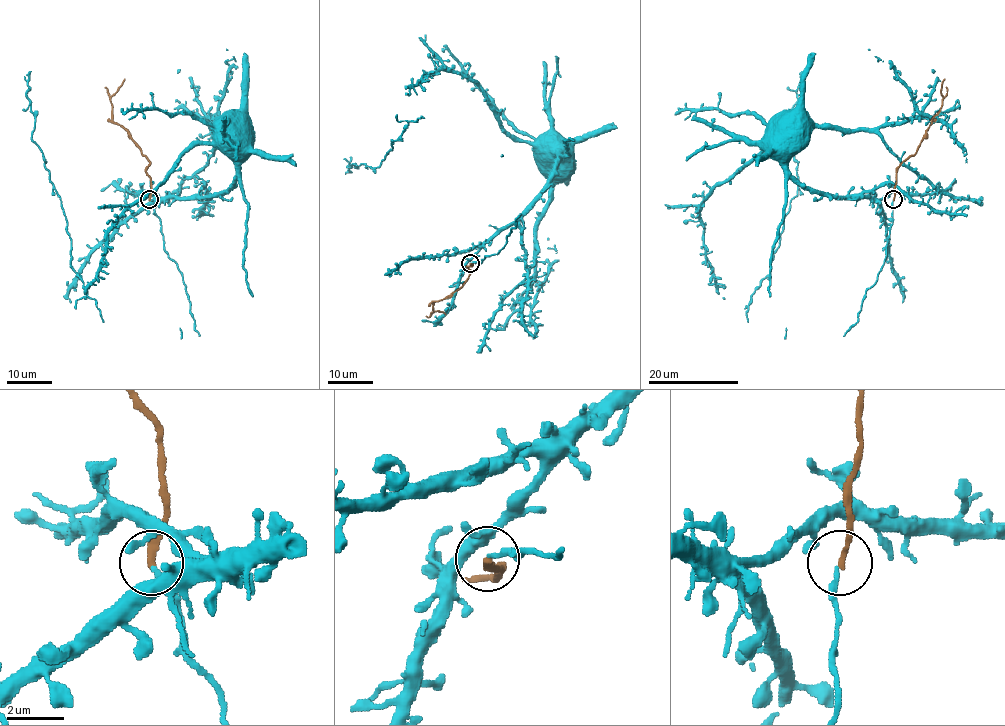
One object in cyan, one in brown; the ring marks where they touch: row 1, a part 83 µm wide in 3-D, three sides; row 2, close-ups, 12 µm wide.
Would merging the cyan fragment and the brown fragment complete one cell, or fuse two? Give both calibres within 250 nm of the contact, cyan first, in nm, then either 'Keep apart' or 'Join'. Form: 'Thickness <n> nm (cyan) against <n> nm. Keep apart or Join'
Thickness 100 nm (cyan) against 240 nm. Join

